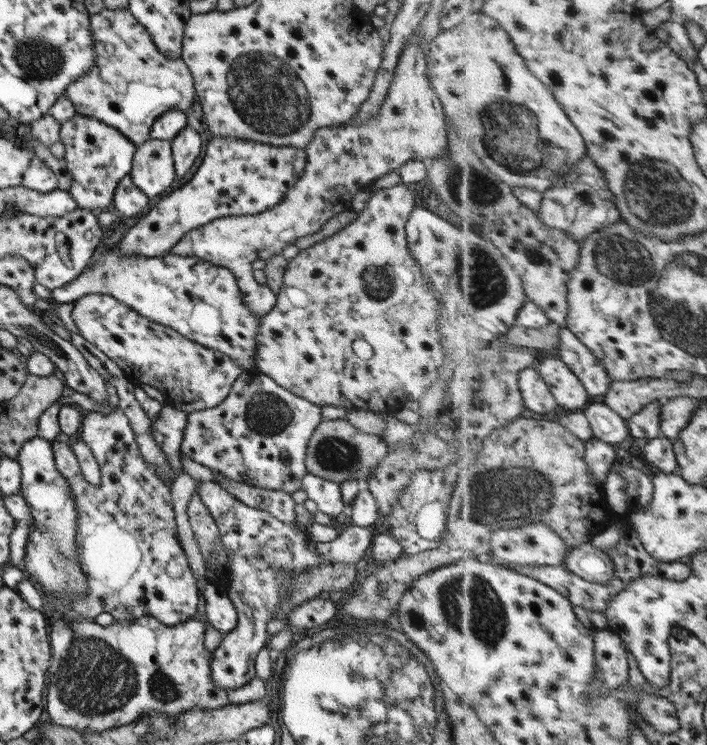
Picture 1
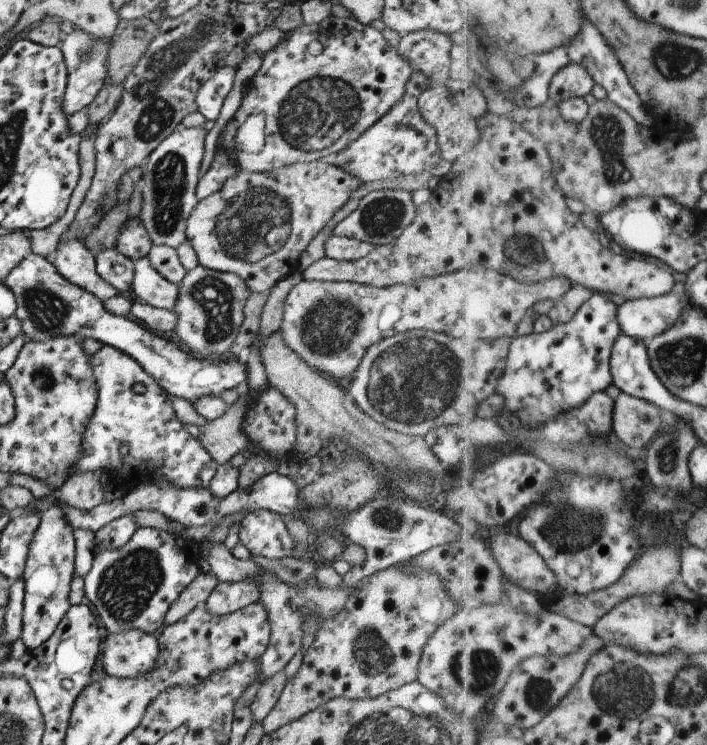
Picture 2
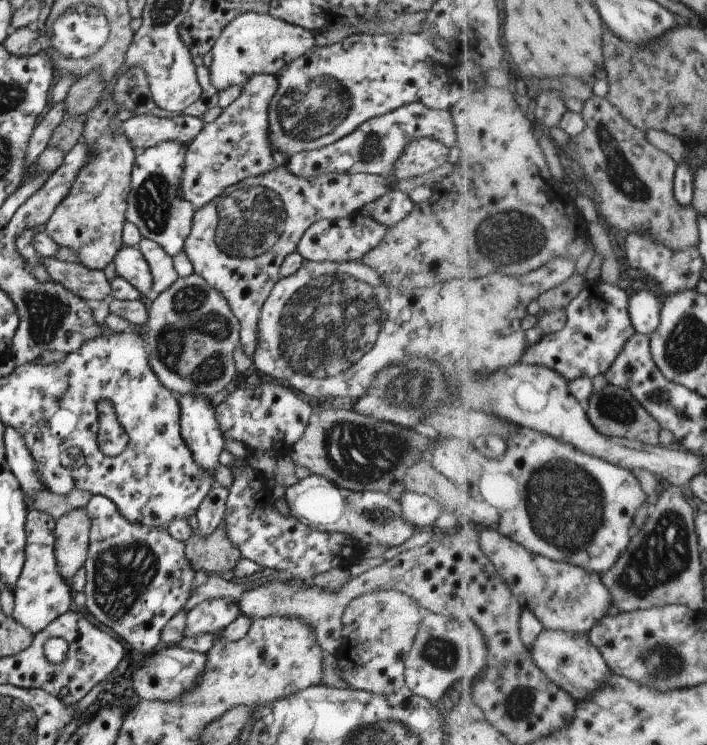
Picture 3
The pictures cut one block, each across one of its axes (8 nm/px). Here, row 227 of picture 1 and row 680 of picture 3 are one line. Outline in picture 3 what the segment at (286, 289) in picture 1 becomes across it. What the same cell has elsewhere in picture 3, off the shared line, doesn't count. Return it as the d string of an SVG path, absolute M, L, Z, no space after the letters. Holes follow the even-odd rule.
M393 589L368 592L351 600L340 616L345 642L343 652L346 659L351 662L349 666L339 666L341 668L340 676L345 684L349 688L361 689L378 695L391 694L391 692L399 690L405 684L404 661L408 657L413 637L419 628L419 622L421 622L424 612L410 596Z

